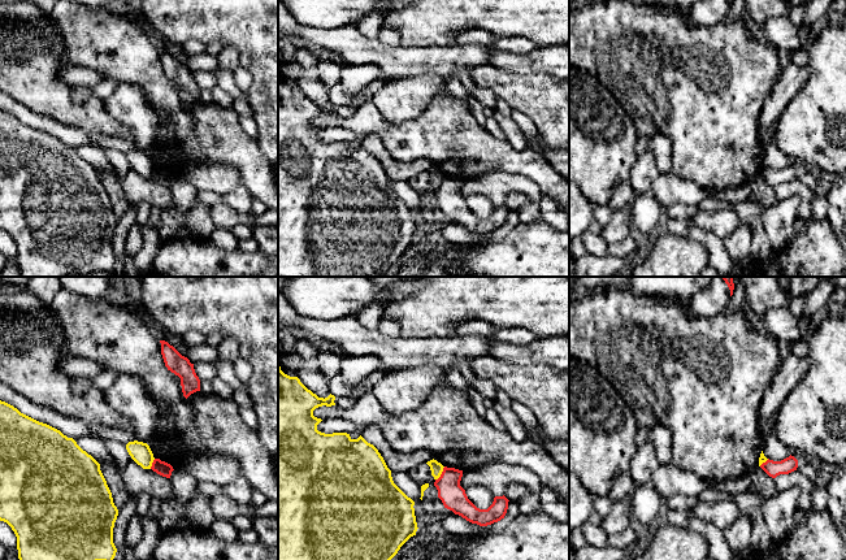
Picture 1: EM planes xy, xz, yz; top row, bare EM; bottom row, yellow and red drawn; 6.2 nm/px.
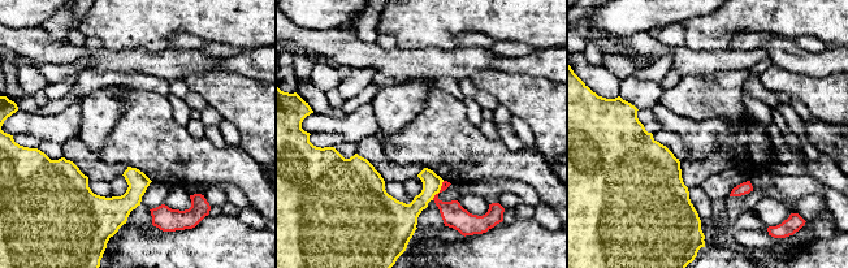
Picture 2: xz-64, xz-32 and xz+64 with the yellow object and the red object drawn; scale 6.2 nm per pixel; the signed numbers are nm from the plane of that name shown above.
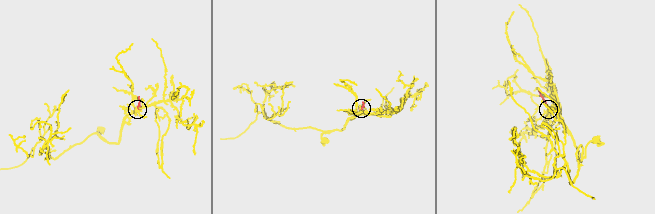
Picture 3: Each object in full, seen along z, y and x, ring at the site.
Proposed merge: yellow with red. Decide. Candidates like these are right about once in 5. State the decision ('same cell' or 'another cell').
another cell

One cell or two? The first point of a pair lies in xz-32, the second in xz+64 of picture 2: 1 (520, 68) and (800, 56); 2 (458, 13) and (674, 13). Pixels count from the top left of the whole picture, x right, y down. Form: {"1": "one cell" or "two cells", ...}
{"1": "one cell", "2": "two cells"}

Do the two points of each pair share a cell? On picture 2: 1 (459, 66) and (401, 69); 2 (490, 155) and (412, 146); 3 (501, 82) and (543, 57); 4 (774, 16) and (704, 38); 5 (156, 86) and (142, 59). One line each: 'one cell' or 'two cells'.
1: one cell
2: one cell
3: two cells
4: one cell
5: two cells

